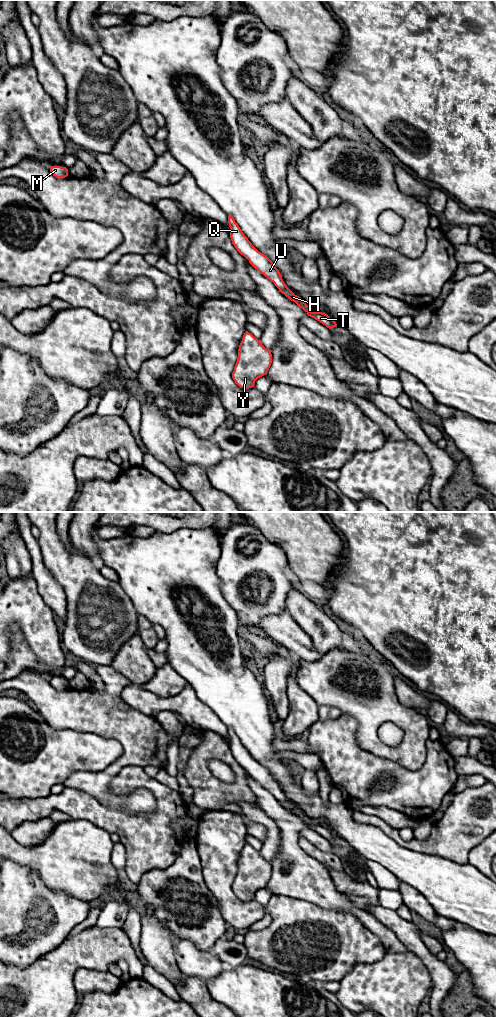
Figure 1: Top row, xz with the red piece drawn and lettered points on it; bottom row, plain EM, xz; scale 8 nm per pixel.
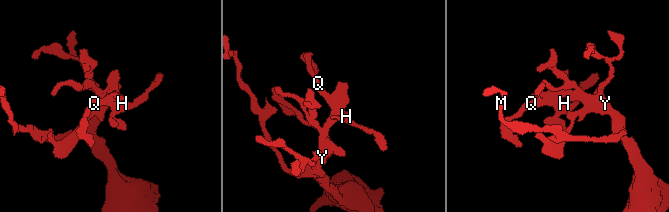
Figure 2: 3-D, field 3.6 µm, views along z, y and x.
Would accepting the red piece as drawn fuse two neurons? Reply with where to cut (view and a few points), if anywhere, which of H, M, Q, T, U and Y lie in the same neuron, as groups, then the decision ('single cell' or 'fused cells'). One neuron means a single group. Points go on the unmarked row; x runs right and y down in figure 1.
no cut | H M Q T U Y | single cell

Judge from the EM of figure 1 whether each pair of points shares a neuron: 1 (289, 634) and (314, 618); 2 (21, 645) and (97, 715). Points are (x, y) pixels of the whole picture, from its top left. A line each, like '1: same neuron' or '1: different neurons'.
1: different neurons
2: different neurons

